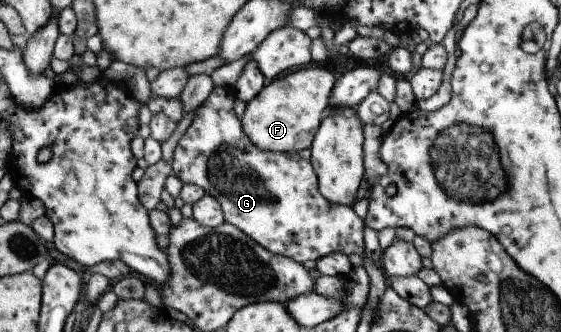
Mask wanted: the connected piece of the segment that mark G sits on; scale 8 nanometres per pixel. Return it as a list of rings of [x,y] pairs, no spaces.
[[[227,87],[212,88],[205,101],[194,109],[193,118],[183,133],[172,155],[172,175],[181,183],[195,184],[205,194],[214,197],[220,205],[224,221],[234,225],[257,245],[275,255],[291,258],[297,263],[318,260],[330,253],[364,253],[363,228],[352,206],[327,201],[318,190],[316,175],[309,160],[302,159],[297,152],[272,152],[255,147],[243,133],[240,119],[234,112],[235,97]]]

